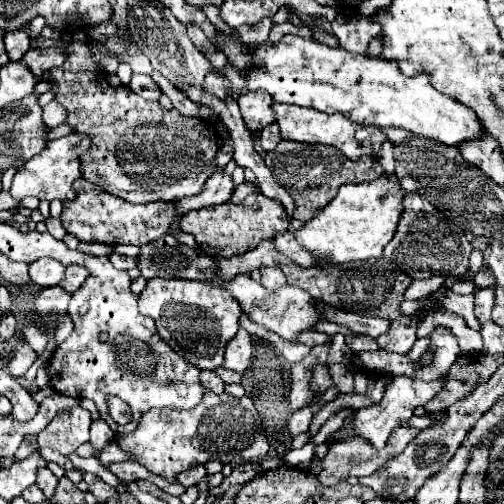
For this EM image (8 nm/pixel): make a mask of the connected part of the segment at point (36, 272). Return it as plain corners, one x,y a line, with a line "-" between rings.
40,258
30,264
30,280
42,288
58,286
64,278
64,266
52,258

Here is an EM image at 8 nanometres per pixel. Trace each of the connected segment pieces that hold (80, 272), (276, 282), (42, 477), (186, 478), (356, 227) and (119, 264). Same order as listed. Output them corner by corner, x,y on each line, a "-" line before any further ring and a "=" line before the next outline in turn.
84,266
68,268
68,292
76,292
86,278
88,278
88,270
=
260,268
260,274
262,274
262,286
268,290
268,292
278,292
282,286
286,286
286,276
282,274
280,268
=
38,468
38,474
36,474
36,476
38,476
38,478
36,478
38,488
46,494
46,498
52,498
54,488
56,488
56,484
58,484
58,478
52,474
50,468
=
190,466
190,468
186,468
184,472
178,474
178,482
180,482
182,486
194,486
194,484
198,484
206,474
208,474
208,472
206,472
204,466
196,466
196,468
=
384,174
368,184
344,184
336,198
322,206
318,214
294,232
298,244
320,260
320,268
344,262
380,258
384,246
396,232
396,222
402,210
400,182
394,174
=
112,252
110,254
110,262
116,268
120,268
120,270
130,270
130,268
134,268
138,264
136,258
130,258
130,256
124,256
124,254
118,254
118,252

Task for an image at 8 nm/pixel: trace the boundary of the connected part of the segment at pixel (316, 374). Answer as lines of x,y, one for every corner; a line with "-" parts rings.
318,364
318,366
314,368
314,372
312,372
310,390
312,390
314,394
322,394
324,390
330,388
330,384
332,384
332,378
330,378
330,374
328,374
326,364

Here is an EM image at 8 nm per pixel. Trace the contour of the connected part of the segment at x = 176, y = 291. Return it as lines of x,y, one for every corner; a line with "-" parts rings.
152,278
138,296
140,312
156,320
158,334
174,352
182,354
200,370
214,370
222,366
224,346
238,332
240,304
214,282
196,282
182,278

